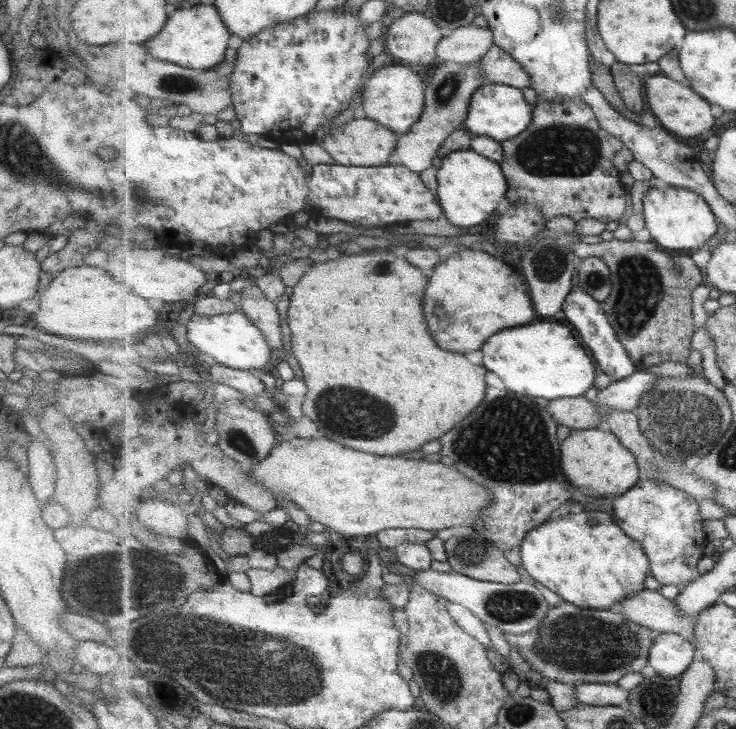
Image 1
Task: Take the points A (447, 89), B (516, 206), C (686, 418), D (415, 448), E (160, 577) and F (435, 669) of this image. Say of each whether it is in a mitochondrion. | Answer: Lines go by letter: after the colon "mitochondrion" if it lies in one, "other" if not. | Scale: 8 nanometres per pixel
A: mitochondrion
B: other
C: mitochondrion
D: other
E: mitochondrion
F: mitochondrion

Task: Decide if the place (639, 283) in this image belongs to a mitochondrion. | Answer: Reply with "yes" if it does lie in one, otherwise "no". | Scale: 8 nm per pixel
yes

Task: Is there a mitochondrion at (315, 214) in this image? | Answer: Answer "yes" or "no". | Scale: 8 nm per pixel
no

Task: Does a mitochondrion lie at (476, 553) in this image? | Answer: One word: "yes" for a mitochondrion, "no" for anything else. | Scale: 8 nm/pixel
yes

